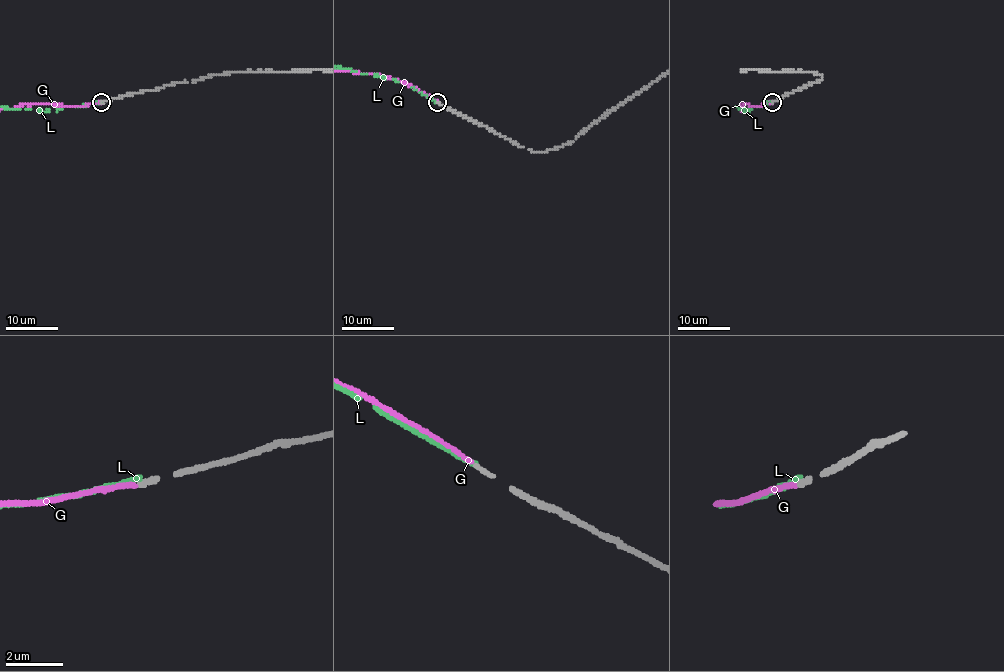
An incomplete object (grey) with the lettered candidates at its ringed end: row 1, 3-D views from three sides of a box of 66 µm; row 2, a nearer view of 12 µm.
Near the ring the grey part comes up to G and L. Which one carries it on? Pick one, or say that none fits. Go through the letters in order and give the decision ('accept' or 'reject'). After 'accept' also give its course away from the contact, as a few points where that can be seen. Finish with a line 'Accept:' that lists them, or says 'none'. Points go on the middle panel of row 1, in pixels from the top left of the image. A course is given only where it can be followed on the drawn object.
G: accept
L: reject
Accept: G

